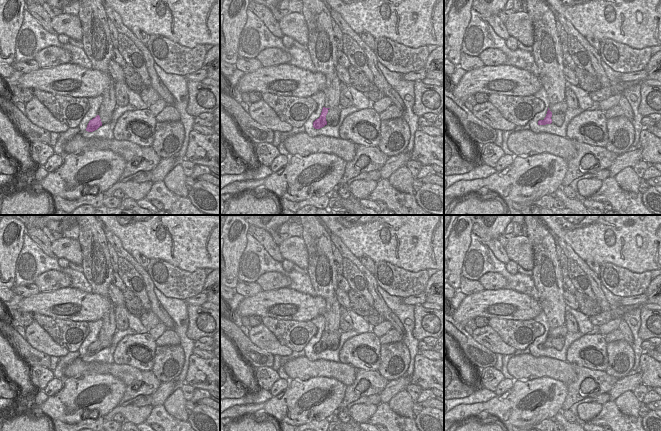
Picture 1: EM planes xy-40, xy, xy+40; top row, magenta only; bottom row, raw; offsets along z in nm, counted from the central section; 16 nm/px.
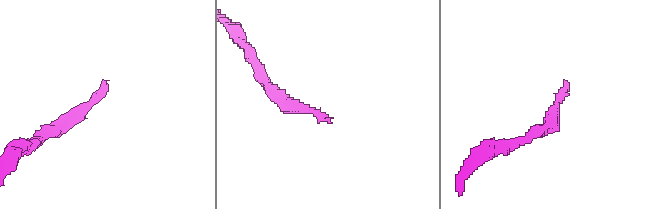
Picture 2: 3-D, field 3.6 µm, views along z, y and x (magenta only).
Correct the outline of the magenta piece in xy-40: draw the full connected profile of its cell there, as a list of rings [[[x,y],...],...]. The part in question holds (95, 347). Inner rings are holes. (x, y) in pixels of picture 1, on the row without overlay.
[[[101,336],[95,342],[89,345],[86,355],[93,356],[97,354],[100,350],[111,345],[112,337]]]

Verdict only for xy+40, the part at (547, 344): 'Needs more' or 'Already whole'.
Needs more

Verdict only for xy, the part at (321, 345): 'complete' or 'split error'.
split error

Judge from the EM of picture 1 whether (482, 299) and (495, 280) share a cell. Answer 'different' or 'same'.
different

